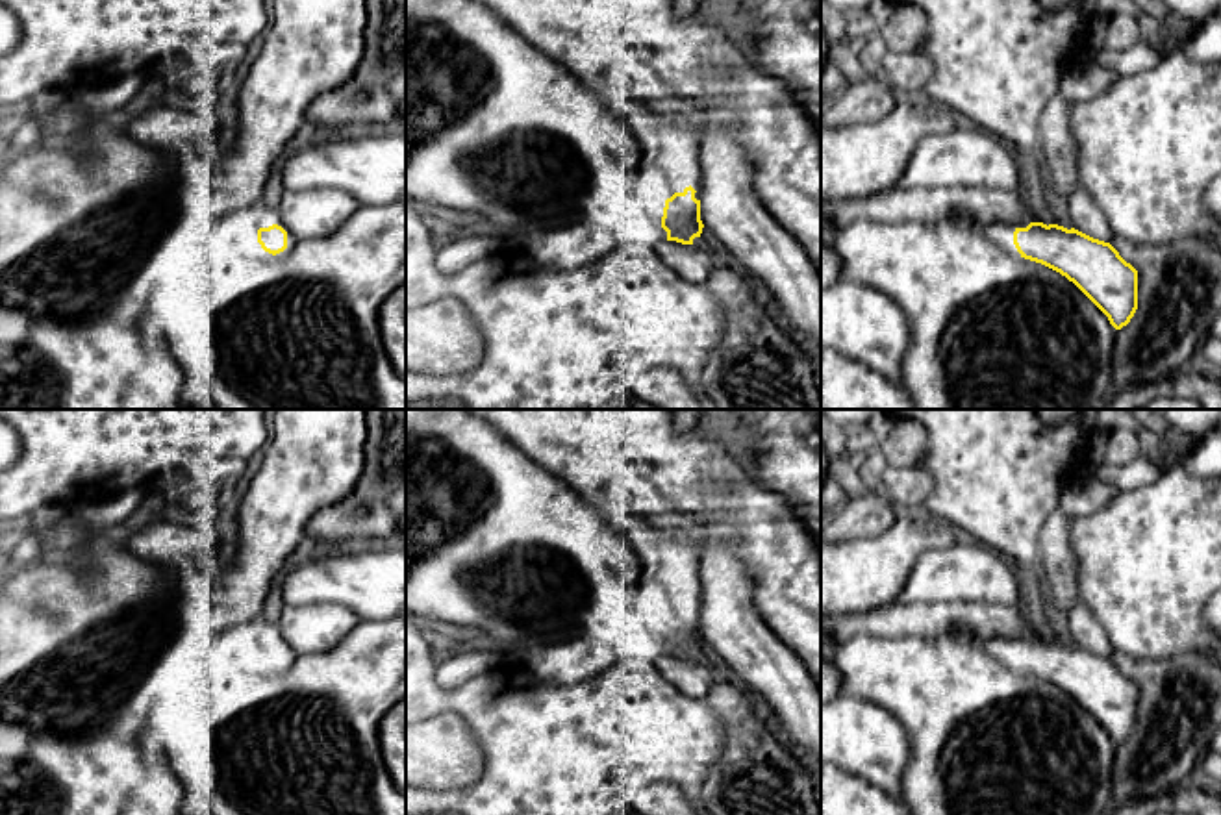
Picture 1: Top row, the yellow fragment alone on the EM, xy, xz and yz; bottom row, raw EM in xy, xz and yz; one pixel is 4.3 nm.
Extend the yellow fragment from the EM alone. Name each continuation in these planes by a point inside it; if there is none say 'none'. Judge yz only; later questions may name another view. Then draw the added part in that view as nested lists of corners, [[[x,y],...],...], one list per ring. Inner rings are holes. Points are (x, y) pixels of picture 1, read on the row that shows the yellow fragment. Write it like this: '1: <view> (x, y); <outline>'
1: yz (1001, 234); [[[960,217],[958,226],[967,228],[971,232],[978,232],[997,246],[1001,246],[1006,254],[1021,257],[1013,244],[1013,232],[1017,228],[1026,228],[1026,220],[1015,220],[1015,222],[991,222],[991,224],[978,224],[971,220],[969,217]]]

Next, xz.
1: xz (671, 163); [[[641,106],[626,117],[643,146],[639,182],[654,193],[654,209],[663,217],[665,200],[693,187],[700,200],[702,169],[699,161],[700,139],[680,126],[682,119],[665,119]]]

